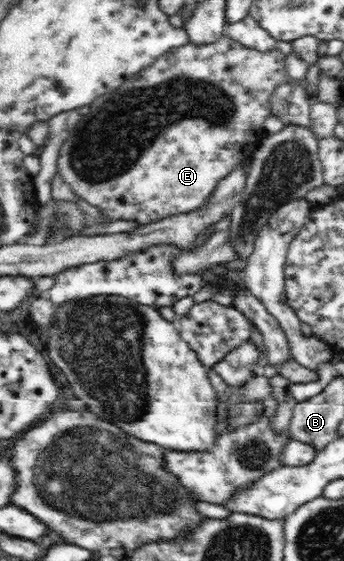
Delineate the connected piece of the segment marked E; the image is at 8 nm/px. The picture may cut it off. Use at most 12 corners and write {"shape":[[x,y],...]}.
{"shape":[[176,47],[56,163],[140,225],[196,210],[265,136],[280,50]]}

